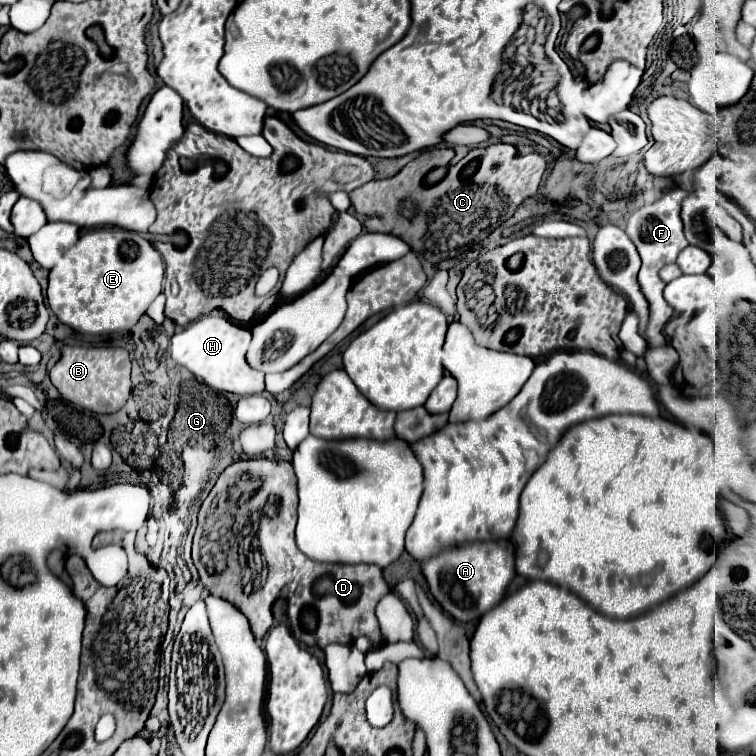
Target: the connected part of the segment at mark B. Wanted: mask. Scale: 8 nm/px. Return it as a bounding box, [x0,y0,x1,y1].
[50,346,132,414]

